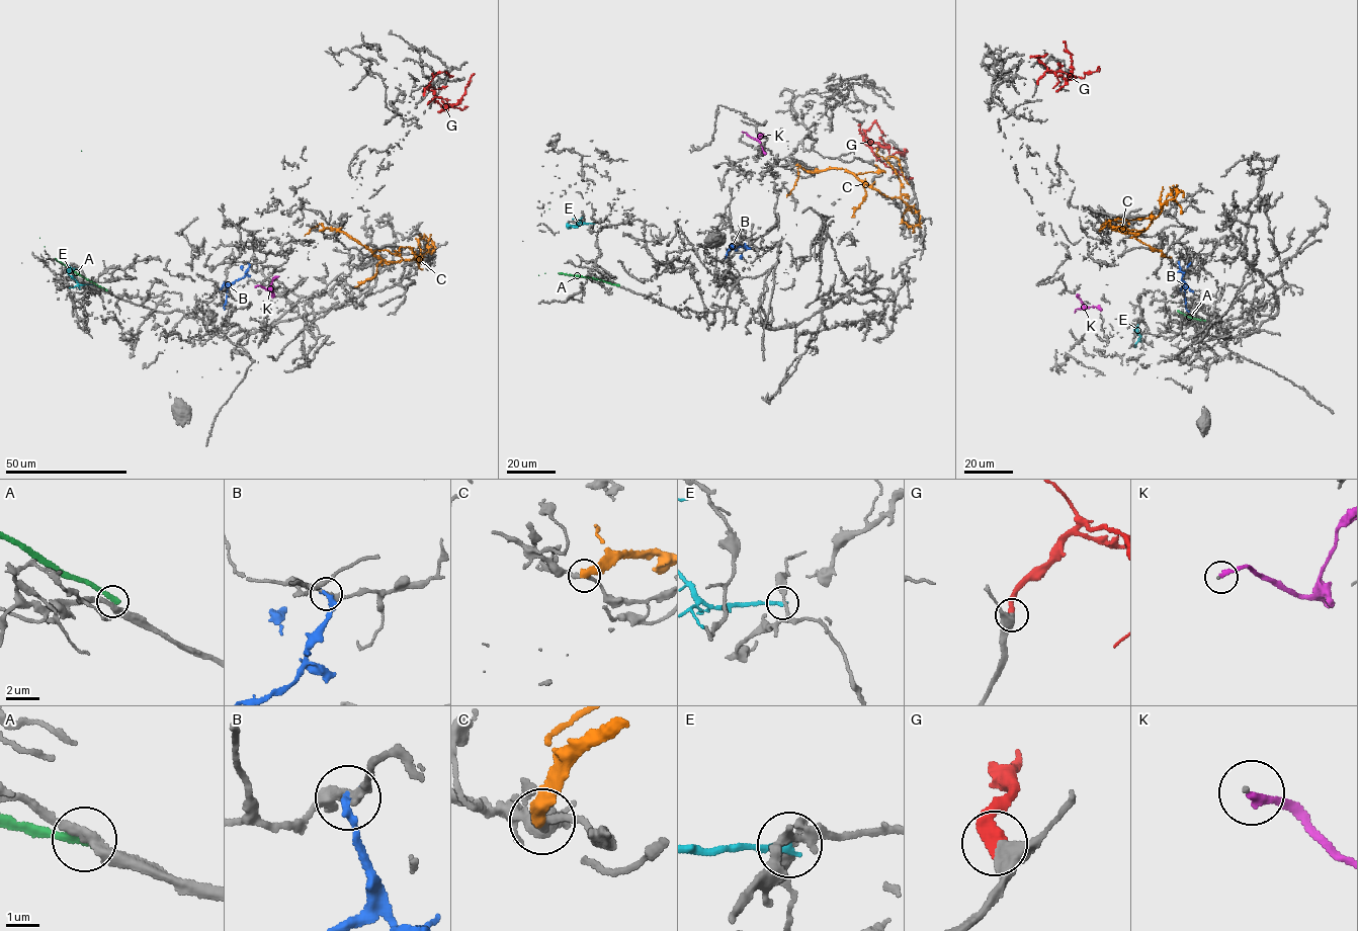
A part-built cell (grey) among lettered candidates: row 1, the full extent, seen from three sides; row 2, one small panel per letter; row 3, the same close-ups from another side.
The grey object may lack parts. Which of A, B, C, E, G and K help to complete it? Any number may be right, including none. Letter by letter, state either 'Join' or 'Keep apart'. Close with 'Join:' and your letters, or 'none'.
A: Keep apart
B: Keep apart
C: Keep apart
E: Keep apart
G: Join
K: Keep apart
Join: G

